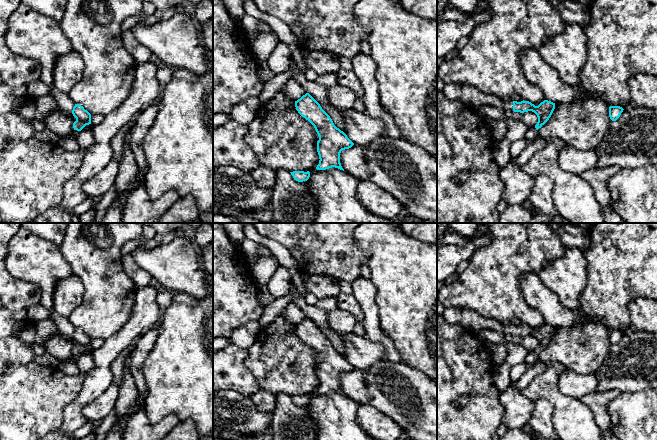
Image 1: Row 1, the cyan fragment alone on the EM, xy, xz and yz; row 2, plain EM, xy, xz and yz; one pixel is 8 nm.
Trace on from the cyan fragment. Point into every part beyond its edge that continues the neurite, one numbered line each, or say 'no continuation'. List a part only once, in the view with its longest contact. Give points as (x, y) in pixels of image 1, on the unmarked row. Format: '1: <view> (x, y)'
1: yz (466, 318)

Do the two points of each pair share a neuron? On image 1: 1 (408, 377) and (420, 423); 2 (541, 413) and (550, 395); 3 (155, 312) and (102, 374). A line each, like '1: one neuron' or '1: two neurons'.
1: one neuron
2: two neurons
3: one neuron

